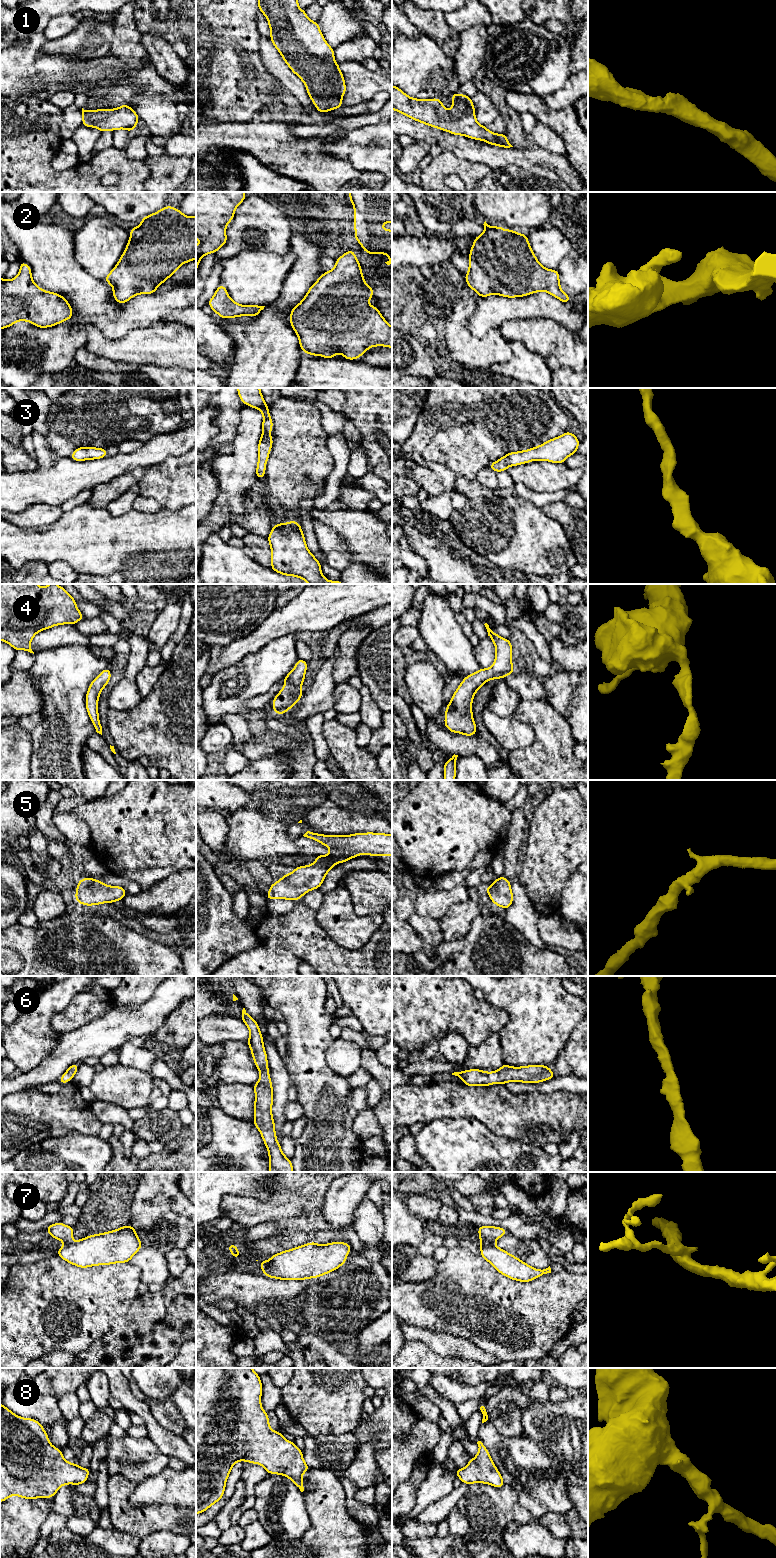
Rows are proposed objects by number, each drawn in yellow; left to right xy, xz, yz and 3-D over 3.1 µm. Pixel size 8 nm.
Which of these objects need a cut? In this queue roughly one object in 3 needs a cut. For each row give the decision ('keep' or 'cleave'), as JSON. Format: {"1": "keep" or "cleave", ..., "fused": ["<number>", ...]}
{"1": "keep", "2": "keep", "3": "keep", "4": "keep", "5": "keep", "6": "keep", "7": "cleave", "8": "keep", "fused": ["7"]}

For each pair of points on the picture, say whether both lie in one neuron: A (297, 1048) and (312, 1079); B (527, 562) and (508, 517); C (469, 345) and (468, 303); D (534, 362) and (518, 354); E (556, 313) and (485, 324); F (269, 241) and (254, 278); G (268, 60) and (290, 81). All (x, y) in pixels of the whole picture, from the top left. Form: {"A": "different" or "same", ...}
{"A": "same", "B": "same", "C": "same", "D": "same", "E": "same", "F": "different", "G": "same"}

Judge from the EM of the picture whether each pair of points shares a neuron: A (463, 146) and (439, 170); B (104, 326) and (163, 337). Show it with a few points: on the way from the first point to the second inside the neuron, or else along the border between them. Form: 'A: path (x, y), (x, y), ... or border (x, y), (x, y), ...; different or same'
A: border (443, 149), (447, 149), (461, 158), (477, 163); different
B: border (156, 323), (121, 338), (111, 338); different

